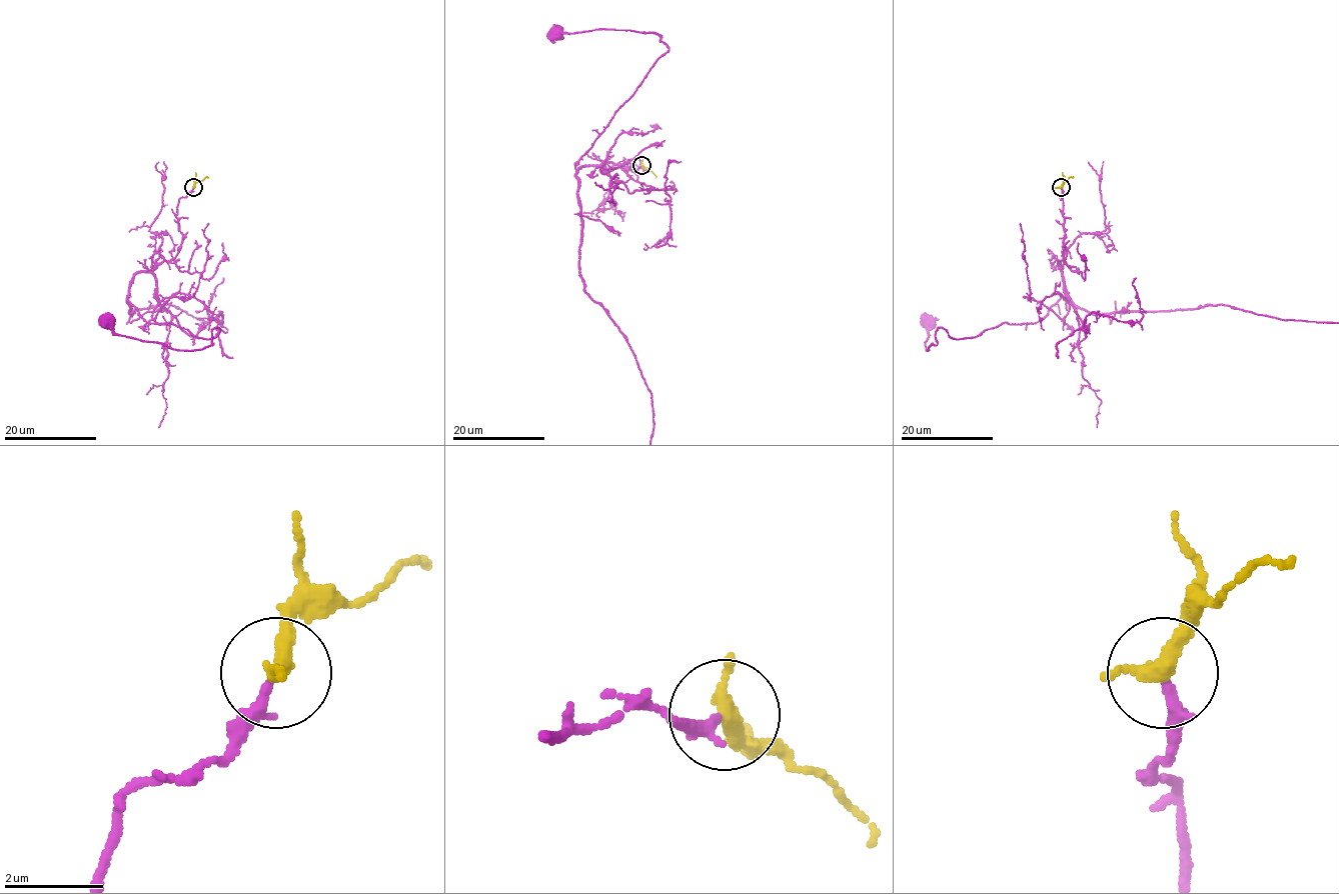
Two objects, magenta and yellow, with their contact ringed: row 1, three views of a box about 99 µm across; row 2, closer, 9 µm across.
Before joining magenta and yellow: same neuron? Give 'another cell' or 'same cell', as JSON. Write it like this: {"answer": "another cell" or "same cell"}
{"answer": "same cell"}

